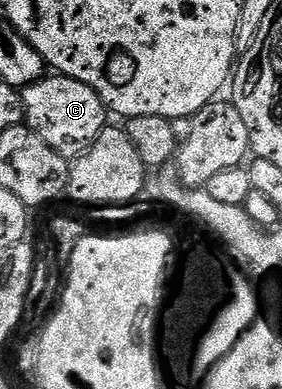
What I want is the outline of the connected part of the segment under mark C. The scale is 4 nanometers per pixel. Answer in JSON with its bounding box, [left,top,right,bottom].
[20,74,108,162]

